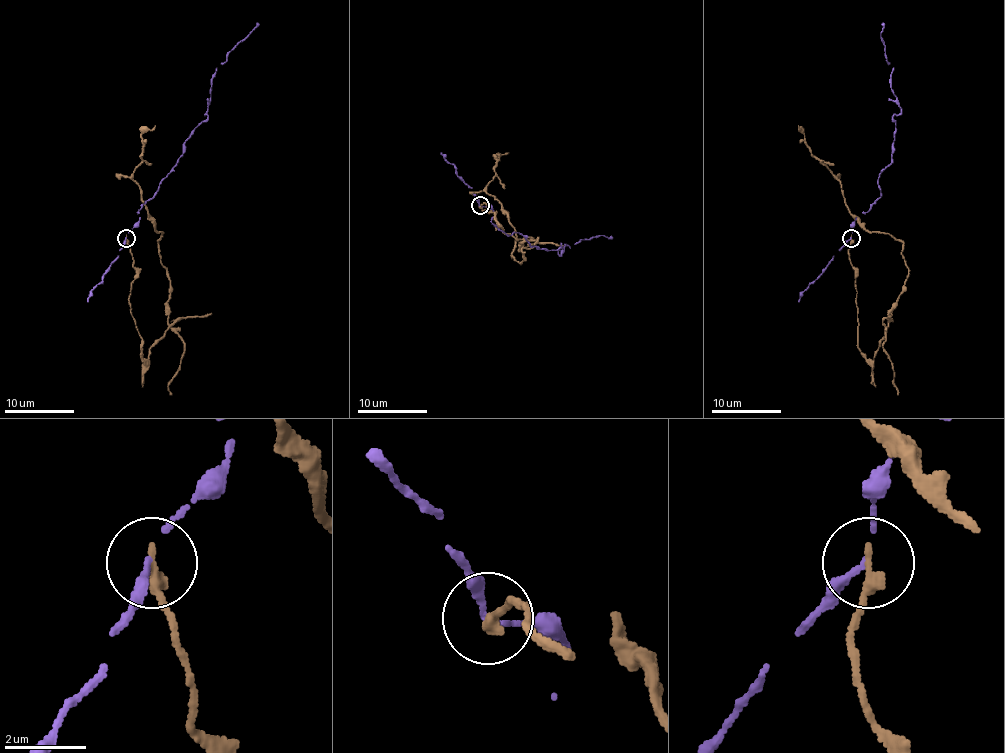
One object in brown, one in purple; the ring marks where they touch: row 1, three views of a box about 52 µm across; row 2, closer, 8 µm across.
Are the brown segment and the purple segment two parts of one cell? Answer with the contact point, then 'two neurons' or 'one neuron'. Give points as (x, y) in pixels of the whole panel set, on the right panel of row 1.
at (851, 238); two neurons

